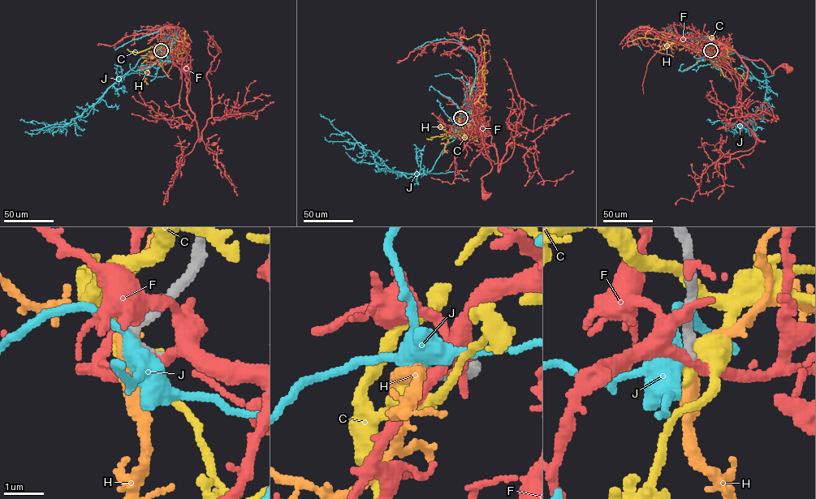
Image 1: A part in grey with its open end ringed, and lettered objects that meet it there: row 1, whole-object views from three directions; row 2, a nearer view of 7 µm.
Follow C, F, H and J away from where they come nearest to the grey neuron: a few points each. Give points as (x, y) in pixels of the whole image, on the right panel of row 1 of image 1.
C: (710, 49), (719, 49), (704, 38), (692, 37), (691, 33)
F: (710, 50), (705, 49), (702, 40), (716, 40), (743, 58), (762, 59), (772, 74), (779, 66), (789, 69)
H: (710, 50), (711, 55), (708, 57), (684, 45), (658, 39), (639, 37), (628, 41), (632, 33)
J: (710, 50), (749, 58), (764, 70), (766, 89), (763, 105), (742, 124), (706, 120)

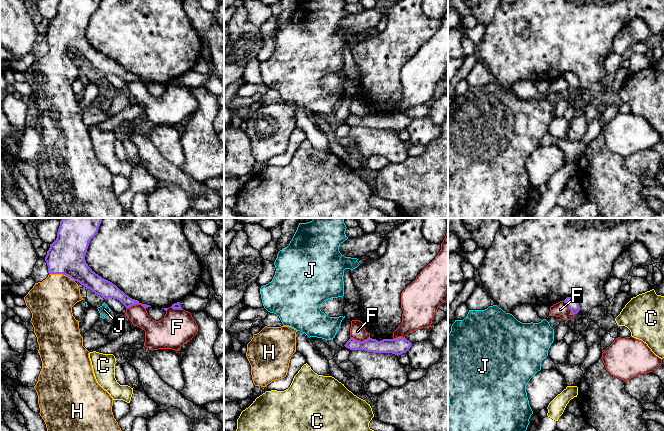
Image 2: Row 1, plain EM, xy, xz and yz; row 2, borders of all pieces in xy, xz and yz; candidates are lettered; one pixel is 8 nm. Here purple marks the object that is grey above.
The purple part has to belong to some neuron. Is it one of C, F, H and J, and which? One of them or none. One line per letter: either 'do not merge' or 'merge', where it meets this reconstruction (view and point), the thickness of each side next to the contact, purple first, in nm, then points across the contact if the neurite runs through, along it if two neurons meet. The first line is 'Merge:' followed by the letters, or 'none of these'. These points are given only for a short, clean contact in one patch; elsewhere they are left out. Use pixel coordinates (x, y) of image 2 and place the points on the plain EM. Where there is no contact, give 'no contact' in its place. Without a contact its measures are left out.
Merge: H
C: do not merge; no contact
F: do not merge; meets purple in xy at (135, 80); 130 nm thick on the purple side, 160 nm on the other
H: merge; meets purple in xy at (62, 49); 300 nm thick on the purple side, 360 nm on the other; runs through xy (66, 31), (66, 41), (62, 49), (59, 68), (50, 77)
J: do not merge; no contact

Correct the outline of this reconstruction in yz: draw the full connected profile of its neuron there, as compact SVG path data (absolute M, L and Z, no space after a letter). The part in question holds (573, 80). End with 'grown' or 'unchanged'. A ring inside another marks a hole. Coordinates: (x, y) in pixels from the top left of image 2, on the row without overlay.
M567 73L564 78L571 86L572 90L575 91L580 87L580 81L578 76L575 73Z; unchanged

